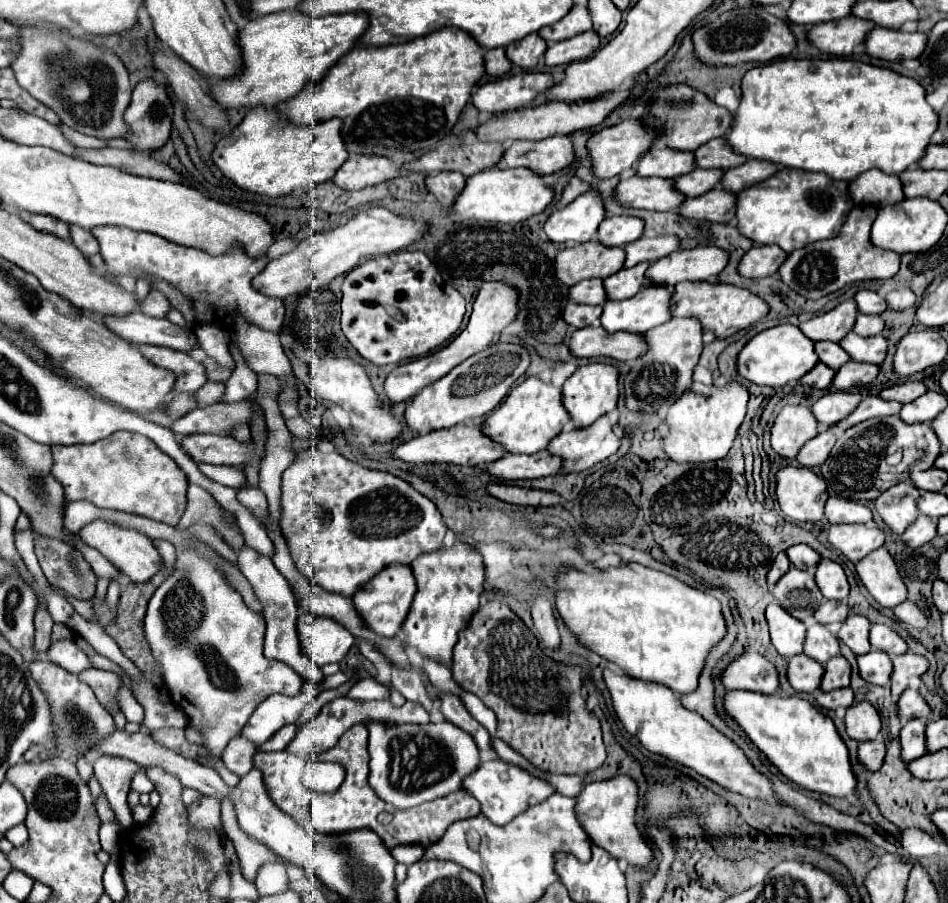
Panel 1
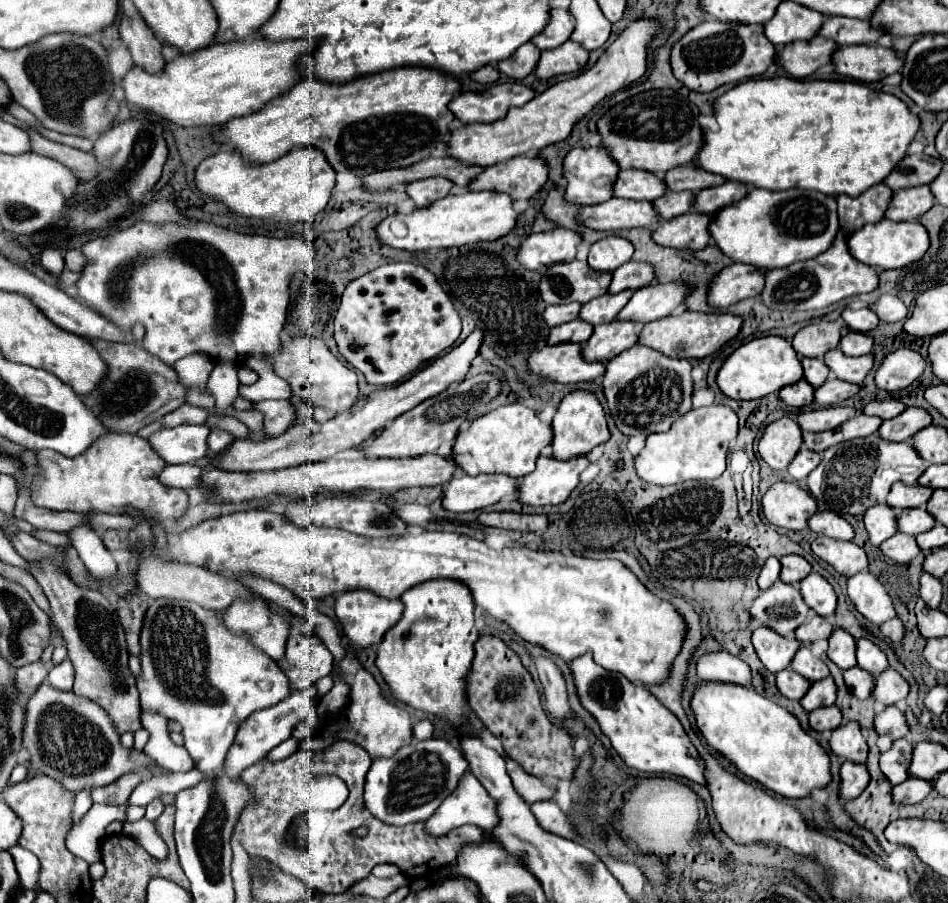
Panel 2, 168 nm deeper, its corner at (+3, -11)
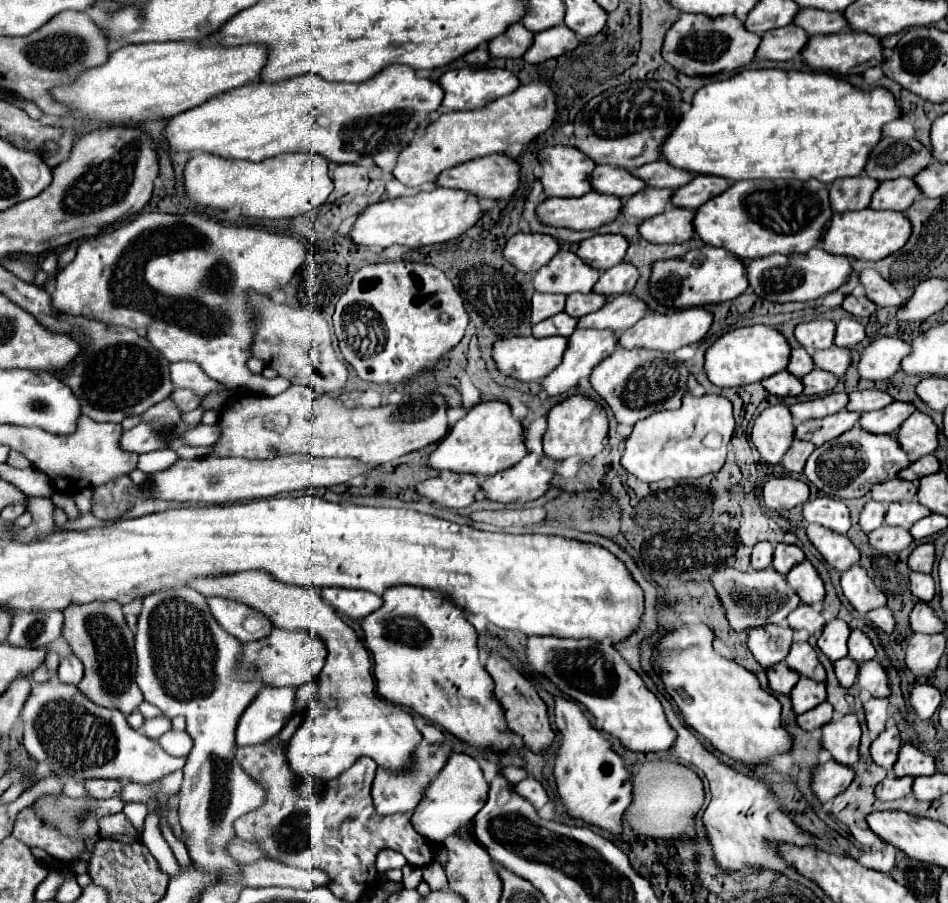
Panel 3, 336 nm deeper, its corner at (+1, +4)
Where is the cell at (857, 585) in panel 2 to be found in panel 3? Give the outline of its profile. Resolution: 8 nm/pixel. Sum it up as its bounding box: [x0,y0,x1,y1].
[841,565,887,615]

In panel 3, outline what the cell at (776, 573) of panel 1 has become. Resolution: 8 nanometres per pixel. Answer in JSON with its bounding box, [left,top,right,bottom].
[751,543,773,569]

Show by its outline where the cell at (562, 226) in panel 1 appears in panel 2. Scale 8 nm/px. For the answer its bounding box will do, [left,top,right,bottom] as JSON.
[517,228,581,270]

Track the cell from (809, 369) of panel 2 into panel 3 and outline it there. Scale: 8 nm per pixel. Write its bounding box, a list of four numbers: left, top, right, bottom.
[787,347,815,377]

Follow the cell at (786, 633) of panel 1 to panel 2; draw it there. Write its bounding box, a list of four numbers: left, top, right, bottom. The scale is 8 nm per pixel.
[751,626,799,674]

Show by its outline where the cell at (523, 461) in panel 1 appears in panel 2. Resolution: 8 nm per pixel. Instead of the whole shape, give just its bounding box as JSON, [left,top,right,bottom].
[441,474,517,514]

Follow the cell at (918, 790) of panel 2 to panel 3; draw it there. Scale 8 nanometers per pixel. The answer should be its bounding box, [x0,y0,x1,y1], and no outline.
[875,777,913,801]

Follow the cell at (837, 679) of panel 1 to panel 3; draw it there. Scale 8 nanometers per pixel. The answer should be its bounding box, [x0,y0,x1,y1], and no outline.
[791,677,827,715]

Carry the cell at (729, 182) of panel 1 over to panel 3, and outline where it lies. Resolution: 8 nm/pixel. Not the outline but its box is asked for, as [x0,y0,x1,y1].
[671,175,729,209]

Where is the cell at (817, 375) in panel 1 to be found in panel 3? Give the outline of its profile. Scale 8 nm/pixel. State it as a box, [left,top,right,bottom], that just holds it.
[763,369,803,397]

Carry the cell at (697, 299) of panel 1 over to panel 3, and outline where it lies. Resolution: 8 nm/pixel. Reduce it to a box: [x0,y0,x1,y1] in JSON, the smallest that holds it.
[619,307,713,351]

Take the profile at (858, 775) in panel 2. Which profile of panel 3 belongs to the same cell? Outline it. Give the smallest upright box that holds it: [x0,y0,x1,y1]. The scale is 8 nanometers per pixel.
[813,759,855,803]

